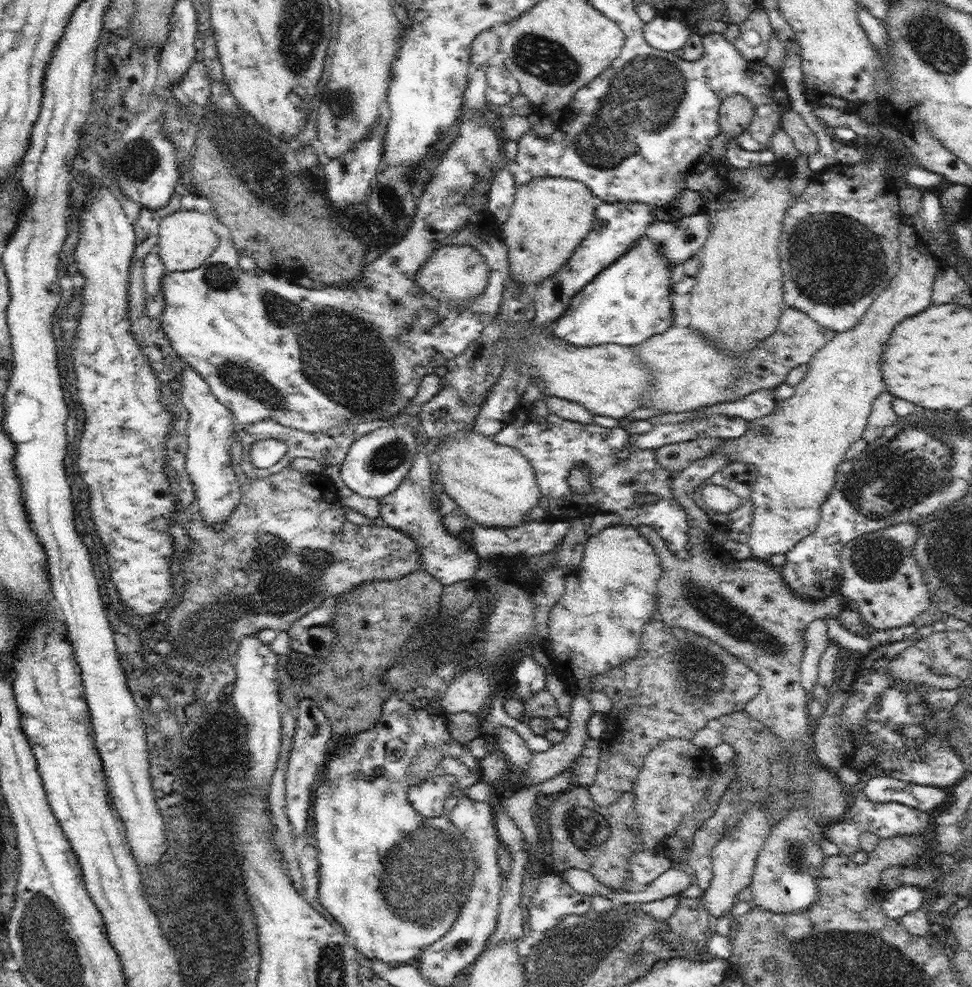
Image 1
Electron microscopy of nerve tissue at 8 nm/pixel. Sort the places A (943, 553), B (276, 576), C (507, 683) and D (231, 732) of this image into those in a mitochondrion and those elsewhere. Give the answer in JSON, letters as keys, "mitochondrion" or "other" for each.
{"A":"mitochondrion","B":"mitochondrion","C":"other","D":"other"}

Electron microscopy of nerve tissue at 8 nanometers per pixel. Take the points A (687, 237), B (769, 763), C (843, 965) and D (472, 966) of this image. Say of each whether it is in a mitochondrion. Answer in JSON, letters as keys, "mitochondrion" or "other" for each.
{"A":"mitochondrion","B":"mitochondrion","C":"mitochondrion","D":"other"}

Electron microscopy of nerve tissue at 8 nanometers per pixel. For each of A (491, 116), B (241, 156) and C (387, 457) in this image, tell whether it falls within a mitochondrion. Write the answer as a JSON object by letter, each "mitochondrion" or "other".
{"A":"other","B":"mitochondrion","C":"mitochondrion"}

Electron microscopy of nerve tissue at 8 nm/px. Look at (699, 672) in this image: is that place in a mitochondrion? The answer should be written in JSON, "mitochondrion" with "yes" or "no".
{"mitochondrion":"yes"}

